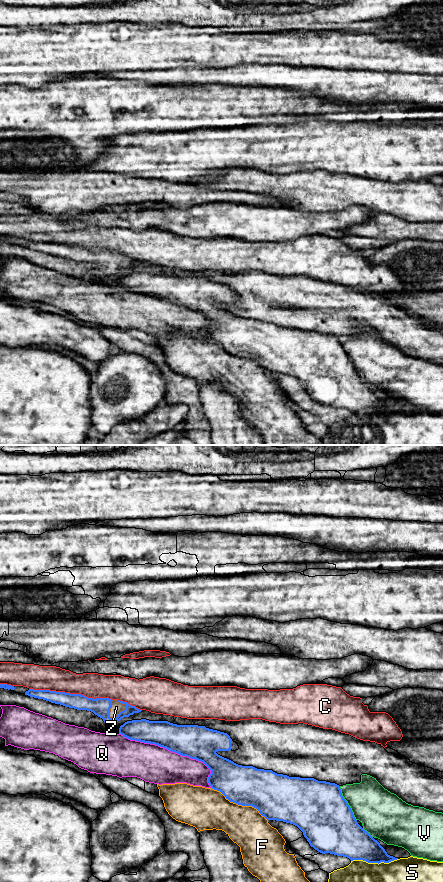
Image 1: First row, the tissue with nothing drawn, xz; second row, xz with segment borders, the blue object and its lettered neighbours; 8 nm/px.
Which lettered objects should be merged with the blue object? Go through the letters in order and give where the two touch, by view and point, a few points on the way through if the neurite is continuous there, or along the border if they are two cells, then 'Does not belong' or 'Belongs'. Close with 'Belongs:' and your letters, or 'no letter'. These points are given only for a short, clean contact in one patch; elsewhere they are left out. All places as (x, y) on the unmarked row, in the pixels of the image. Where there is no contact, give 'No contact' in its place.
C: Touches blue at xz (71, 246). Does not belong
F: Touches blue at xz (239, 356). Does not belong
Q: Touches blue at xz (173, 303). Does not belong
S: Touches blue at xz (374, 414). Does not belong
V: Touches blue at xz (347, 355). Does not belong
Z: Touches blue at xz (118, 266). Path across: xz (101, 259), (110, 269), (118, 266), (116, 259). Belongs
Belongs: Z

